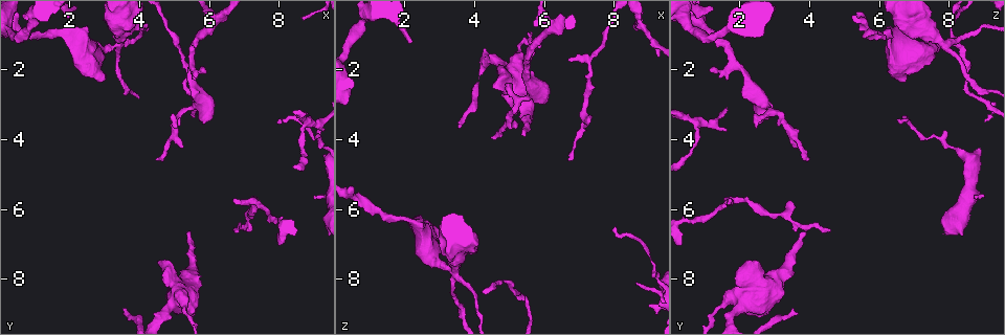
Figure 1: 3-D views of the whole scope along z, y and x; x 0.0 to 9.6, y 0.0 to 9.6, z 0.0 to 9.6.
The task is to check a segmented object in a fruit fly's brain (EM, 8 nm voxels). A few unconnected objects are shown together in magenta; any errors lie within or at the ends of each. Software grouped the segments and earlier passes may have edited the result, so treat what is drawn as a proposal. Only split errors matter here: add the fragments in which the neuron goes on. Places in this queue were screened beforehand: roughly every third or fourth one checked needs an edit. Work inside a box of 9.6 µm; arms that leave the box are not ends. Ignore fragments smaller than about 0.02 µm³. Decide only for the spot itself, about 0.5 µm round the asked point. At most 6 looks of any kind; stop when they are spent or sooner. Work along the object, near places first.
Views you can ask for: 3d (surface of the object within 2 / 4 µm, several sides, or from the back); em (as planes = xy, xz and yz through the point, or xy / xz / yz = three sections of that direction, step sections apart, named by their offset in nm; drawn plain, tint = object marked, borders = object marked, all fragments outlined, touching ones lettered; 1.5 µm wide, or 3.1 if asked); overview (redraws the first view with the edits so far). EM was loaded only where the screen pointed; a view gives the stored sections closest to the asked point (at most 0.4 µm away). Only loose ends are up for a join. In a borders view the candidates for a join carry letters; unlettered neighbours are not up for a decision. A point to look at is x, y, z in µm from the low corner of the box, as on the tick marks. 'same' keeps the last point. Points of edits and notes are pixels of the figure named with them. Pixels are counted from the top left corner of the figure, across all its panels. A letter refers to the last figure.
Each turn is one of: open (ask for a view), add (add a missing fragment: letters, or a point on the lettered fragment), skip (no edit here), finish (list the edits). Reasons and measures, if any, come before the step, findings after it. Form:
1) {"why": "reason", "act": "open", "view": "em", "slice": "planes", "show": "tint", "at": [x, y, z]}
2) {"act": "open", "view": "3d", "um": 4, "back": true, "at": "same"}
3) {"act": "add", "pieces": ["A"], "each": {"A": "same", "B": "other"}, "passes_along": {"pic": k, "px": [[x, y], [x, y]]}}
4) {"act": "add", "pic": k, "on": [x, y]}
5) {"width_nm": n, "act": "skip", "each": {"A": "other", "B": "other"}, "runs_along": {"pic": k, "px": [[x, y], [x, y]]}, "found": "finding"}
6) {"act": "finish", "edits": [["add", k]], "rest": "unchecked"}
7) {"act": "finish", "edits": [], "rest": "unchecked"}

{"why": "branch stops here", "act": "open", "view": "em", "slice": "planes", "show": "borders", "at": [5.85, 2.00, 1.15]}

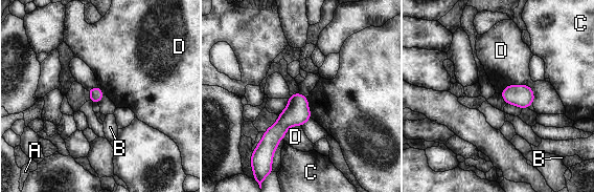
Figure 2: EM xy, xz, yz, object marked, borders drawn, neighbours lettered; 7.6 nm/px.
{"longest_contact_nm": ["D", 280], "act": "skip", "each": {"A": "other", "B": "other", "C": "other", "D": "other"}, "border": {"pic": 2, "px": [[500, 93], [527, 85], [534, 99]]}, "found": "none of them fits"}

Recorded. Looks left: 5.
{"why": "tapers out", "act": "open", "view": "3d", "um": 4, "at": [6.70, 5.65, 1.70]}

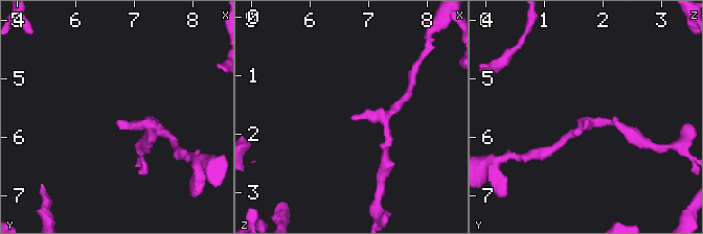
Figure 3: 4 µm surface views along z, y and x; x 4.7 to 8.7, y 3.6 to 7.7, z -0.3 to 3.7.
{"act": "open", "view": "em", "slice": "planes", "show": "borders", "at": [6.75, 5.70, 1.75]}

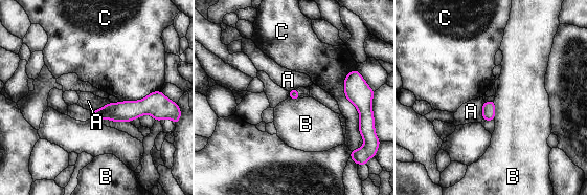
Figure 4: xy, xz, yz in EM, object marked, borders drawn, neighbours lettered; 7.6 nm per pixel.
{"act": "skip", "each": {"A": "other", "B": "other", "C": "other"}, "runs_along": {"pic": 4, "px": [[155, 94], [136, 109], [94, 115]]}, "found": "none of them fits"}

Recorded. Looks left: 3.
{"why": "free end", "act": "open", "view": "3d", "um": 4, "at": [6.70, 6.65, 4.60]}

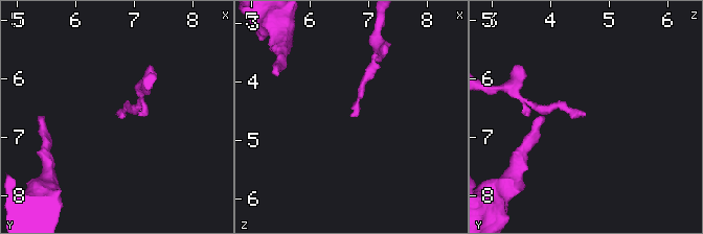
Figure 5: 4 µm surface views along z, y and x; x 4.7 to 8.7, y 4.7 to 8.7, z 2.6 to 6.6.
{"act": "open", "view": "em", "slice": "planes", "show": "plain", "at": [6.75, 6.60, 4.55]}

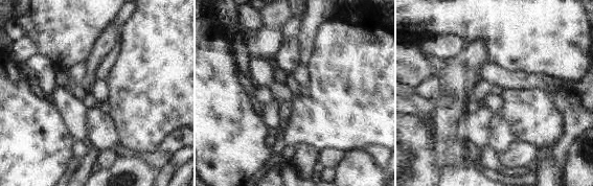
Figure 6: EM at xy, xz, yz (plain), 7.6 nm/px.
{"why": "see the neighbours", "act": "open", "view": "em", "slice": "planes", "show": "borders", "at": "same"}

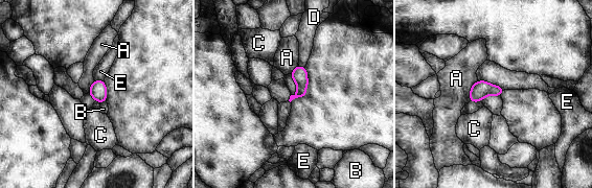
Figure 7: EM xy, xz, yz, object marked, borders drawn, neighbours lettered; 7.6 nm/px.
{"width_nm": 120, "act": "skip", "each": {"A": "other", "B": "other", "C": "other", "D": "other", "E": "other"}, "border": {"pic": 7, "px": [[478, 79], [498, 85], [503, 90]]}, "found": "no lettered fragment goes on from it"}

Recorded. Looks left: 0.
{"act": "finish", "edits": [], "rest": "unchecked"}

